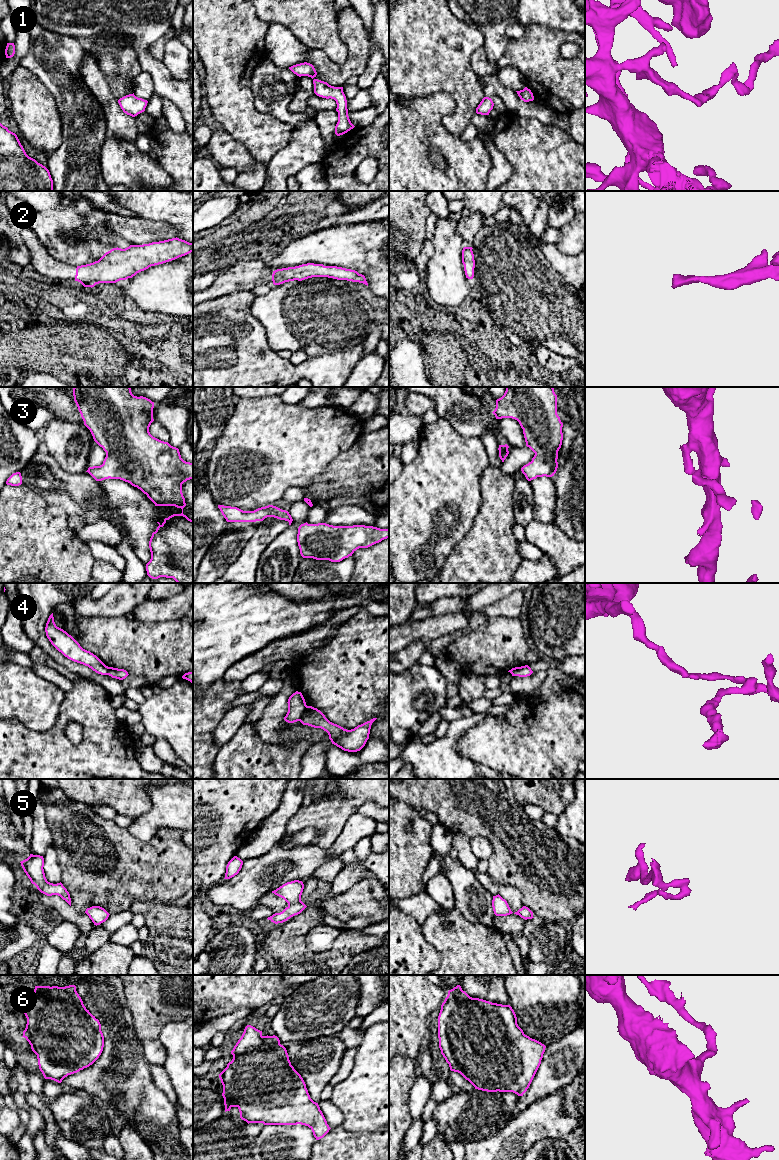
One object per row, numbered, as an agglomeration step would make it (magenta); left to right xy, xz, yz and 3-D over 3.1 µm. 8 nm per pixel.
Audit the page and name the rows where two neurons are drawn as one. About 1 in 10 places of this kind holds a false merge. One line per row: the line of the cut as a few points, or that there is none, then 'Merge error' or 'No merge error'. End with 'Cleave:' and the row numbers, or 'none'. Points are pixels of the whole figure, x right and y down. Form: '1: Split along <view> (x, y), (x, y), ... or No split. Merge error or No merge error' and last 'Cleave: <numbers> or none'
1: No split. No merge error
2: No split. No merge error
3: No split. No merge error
4: Split along xz (307, 706), (299, 720). Merge error
5: No split. No merge error
6: No split. No merge error
Cleave: 4

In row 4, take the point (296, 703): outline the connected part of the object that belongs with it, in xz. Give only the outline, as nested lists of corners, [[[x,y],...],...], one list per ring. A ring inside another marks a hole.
[[[296,691],[288,699],[288,712],[284,720],[288,723],[300,721],[307,705],[301,692]]]

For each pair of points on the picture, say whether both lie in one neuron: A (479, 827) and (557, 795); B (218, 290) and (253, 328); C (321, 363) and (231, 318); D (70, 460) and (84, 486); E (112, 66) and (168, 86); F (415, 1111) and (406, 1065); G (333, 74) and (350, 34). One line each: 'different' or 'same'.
A: different
B: different
C: same
D: different
E: different
F: different
G: same

